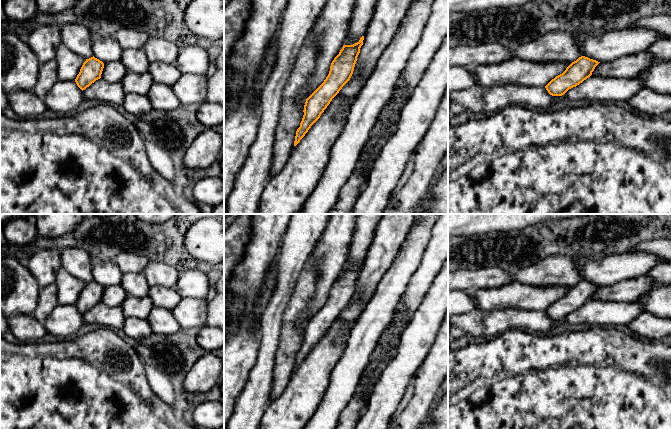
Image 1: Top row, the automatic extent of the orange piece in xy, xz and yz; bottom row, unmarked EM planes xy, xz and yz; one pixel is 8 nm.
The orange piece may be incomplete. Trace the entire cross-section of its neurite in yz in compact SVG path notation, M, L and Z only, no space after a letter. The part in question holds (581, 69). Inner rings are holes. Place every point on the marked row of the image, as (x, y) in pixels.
M581 56L572 62L562 74L552 79L545 88L552 96L562 96L569 89L589 78L599 63L596 60Z

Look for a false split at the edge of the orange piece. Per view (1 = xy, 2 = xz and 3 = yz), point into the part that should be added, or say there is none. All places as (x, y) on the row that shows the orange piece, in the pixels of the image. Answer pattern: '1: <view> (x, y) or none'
1: none
2: none
3: none

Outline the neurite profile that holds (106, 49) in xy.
M114 36L96 37L93 40L93 56L103 63L118 61L121 58L123 49Z

